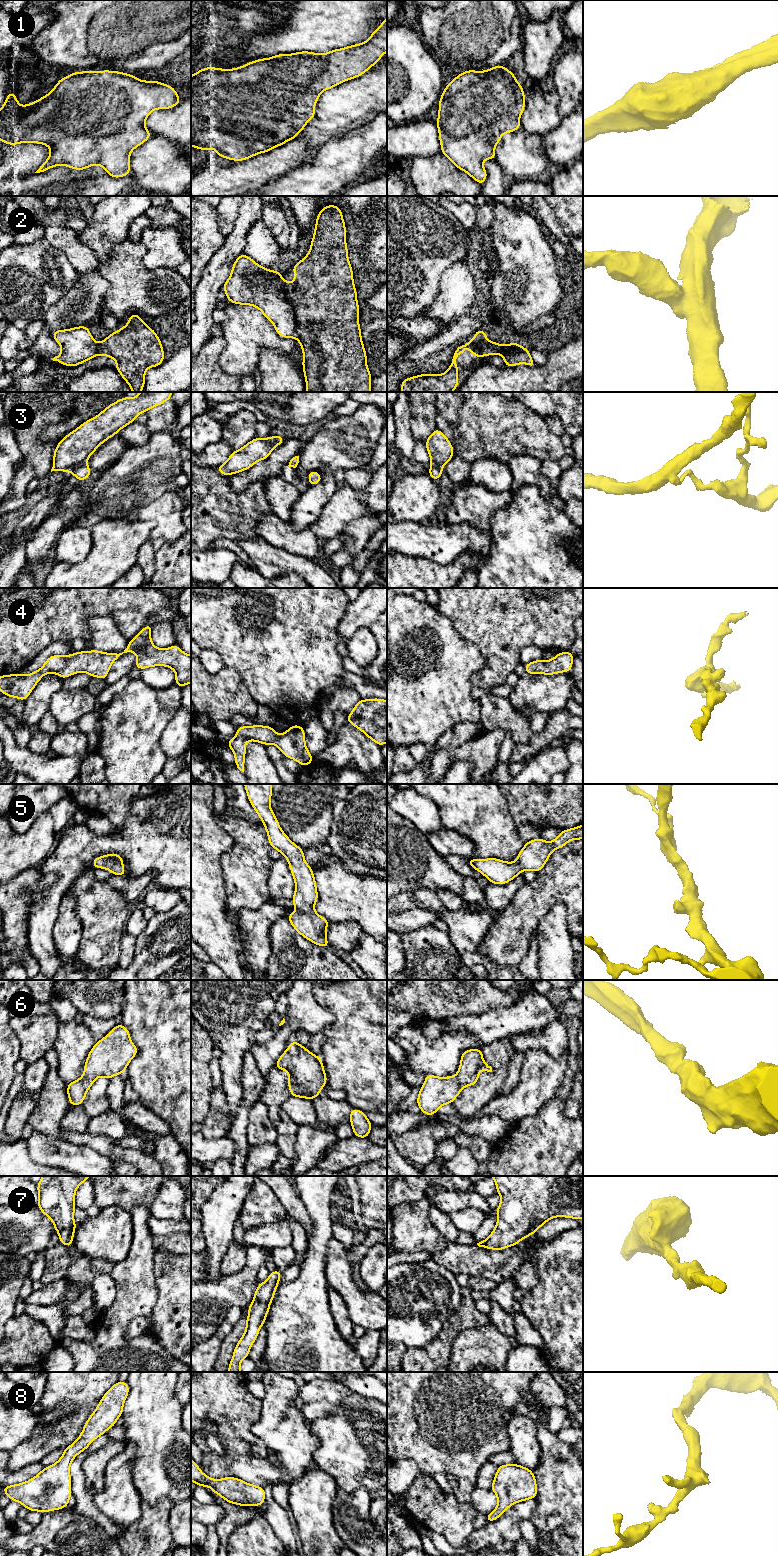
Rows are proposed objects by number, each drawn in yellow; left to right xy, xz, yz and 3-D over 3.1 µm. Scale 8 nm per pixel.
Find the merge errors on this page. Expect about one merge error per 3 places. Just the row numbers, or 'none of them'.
2, 3

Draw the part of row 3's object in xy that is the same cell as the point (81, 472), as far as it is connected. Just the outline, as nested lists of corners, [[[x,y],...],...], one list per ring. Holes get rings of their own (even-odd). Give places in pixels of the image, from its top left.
[[[83,463],[73,468],[71,474],[81,483],[91,475],[91,468],[86,463]]]

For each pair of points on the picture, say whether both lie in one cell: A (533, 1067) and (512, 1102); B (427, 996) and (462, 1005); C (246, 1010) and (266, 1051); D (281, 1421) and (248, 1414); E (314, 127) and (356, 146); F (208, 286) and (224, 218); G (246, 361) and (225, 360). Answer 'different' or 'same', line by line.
A: same
B: same
C: different
D: different
E: different
F: different
G: same

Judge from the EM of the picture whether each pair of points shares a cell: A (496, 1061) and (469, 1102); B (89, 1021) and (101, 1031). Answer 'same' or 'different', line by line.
A: same
B: same

